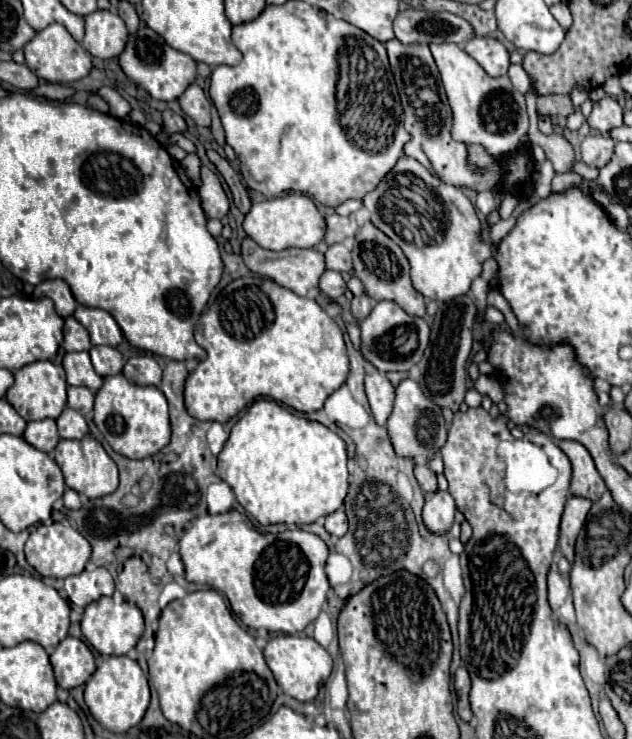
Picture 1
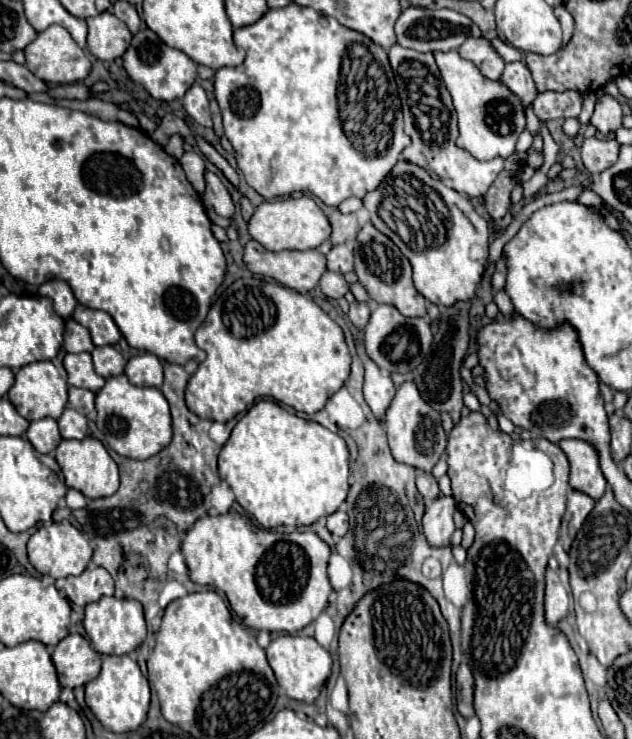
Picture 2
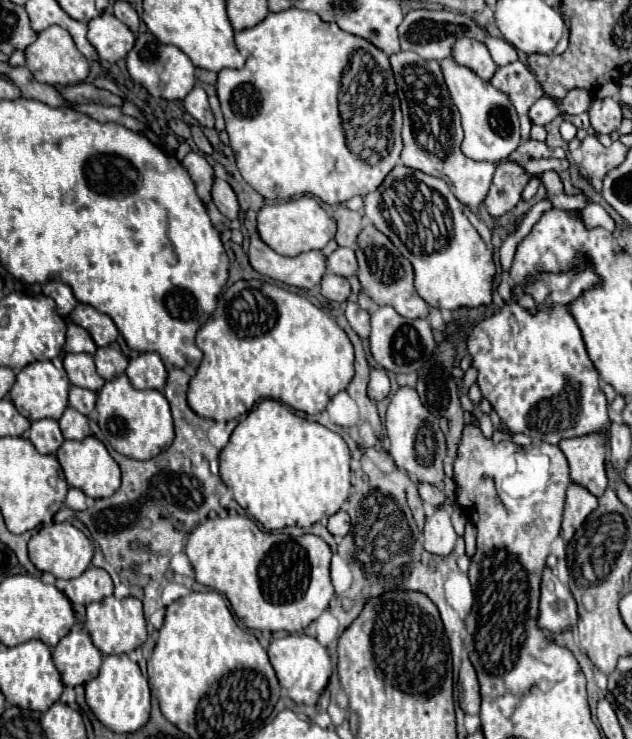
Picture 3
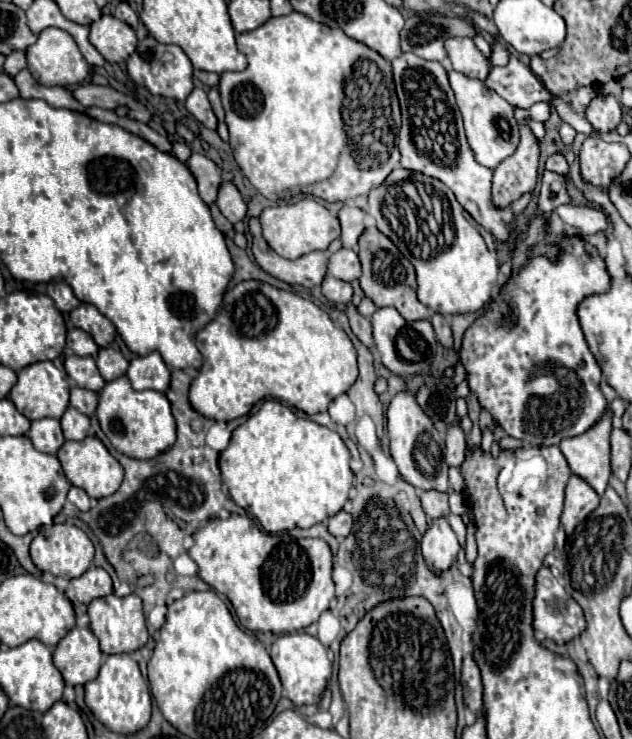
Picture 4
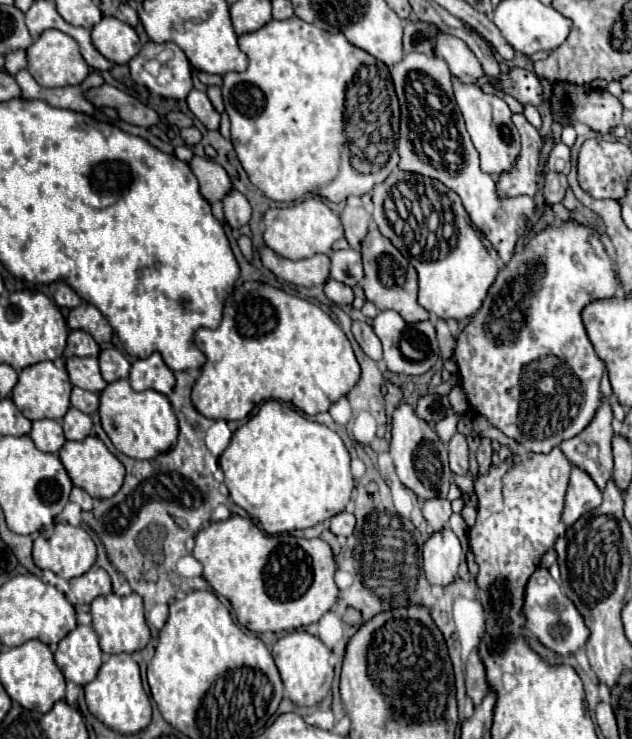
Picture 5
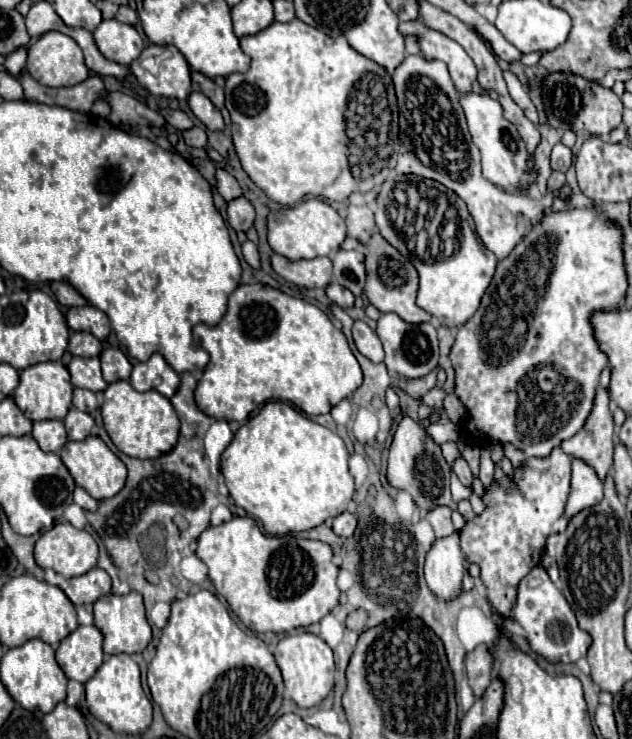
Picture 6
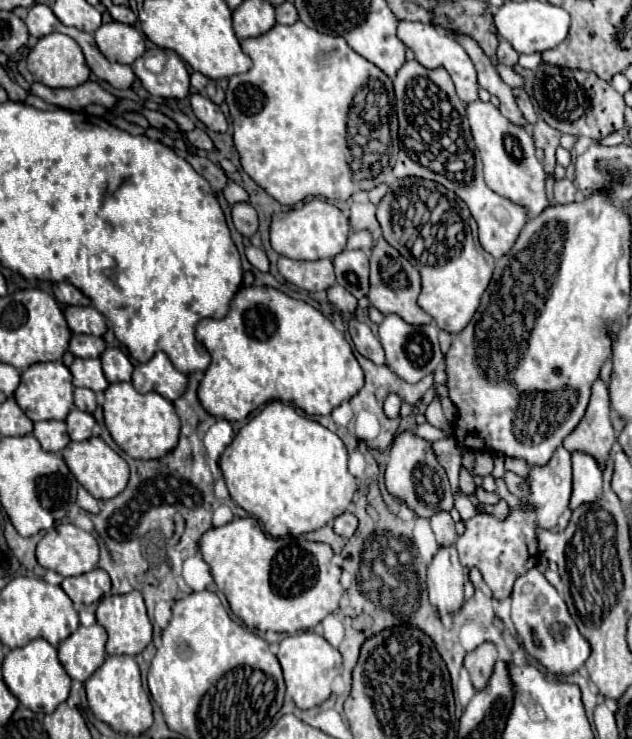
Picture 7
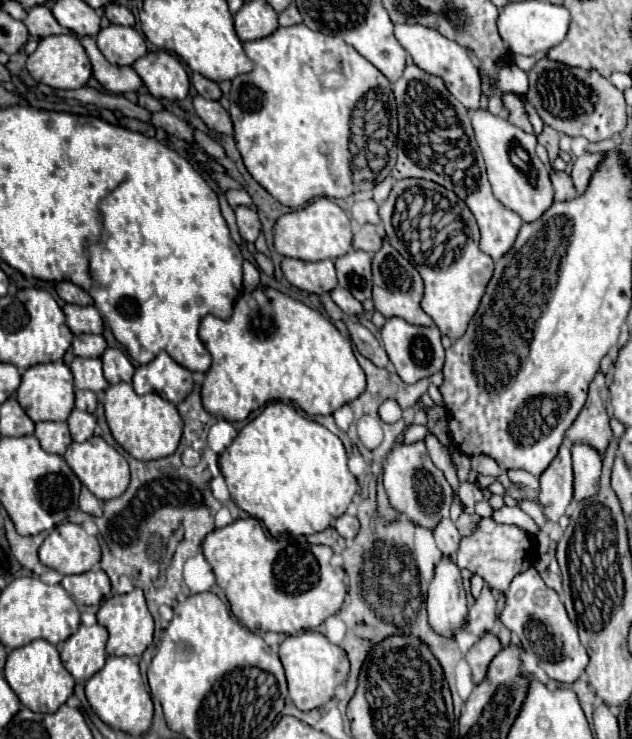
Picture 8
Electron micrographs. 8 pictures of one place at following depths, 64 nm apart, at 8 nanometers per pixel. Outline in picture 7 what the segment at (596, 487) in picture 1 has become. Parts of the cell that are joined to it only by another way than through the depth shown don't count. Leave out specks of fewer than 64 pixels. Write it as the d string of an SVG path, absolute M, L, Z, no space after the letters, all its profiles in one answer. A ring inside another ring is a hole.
M602 378L592 384L592 396L580 424L564 438L564 448L568 452L580 450L592 454L604 468L612 446L616 442L612 424L610 424L610 400L608 386Z

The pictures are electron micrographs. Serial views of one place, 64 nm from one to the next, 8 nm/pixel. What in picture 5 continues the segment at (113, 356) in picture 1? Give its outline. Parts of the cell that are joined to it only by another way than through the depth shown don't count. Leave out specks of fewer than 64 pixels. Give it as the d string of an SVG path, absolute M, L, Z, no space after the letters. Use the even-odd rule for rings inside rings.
M104 348L100 352L98 360L100 360L102 378L106 382L114 382L114 380L120 380L120 378L128 378L130 362L126 360L126 356L120 350L116 350L116 348Z

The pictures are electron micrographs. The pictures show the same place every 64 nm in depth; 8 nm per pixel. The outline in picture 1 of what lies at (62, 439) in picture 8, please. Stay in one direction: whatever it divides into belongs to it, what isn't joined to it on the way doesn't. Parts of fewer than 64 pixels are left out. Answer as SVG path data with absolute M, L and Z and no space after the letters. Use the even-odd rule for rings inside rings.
M52 418L28 422L28 428L24 430L24 440L28 444L32 444L34 448L38 448L40 452L50 454L56 448L56 444L60 442L56 422Z

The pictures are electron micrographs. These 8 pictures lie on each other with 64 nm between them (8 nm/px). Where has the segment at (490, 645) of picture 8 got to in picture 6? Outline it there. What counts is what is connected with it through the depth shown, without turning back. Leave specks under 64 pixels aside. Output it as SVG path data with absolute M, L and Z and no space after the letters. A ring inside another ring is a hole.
M480 644L472 652L466 654L464 662L466 662L466 674L468 674L470 686L474 690L474 696L480 698L492 680L494 656L486 644Z

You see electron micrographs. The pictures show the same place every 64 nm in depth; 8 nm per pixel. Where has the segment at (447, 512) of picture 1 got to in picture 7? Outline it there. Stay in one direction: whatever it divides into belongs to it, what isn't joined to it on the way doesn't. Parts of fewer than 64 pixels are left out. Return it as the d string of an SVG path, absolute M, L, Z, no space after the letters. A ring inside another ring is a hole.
M440 548L428 568L428 596L440 618L452 618L464 604L464 572L456 548Z

